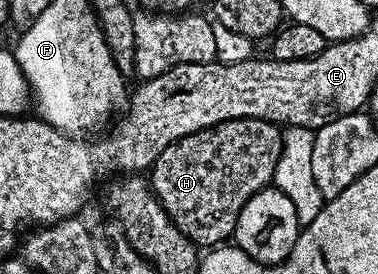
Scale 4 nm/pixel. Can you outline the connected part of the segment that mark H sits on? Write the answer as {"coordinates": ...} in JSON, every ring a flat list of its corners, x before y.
{"coordinates":[[253,117,229,119,225,123,193,131,193,135,185,135,165,147,149,170,149,184,169,219,196,247,218,247,234,234,245,203,274,182,282,150,281,129,274,121,257,121]]}

